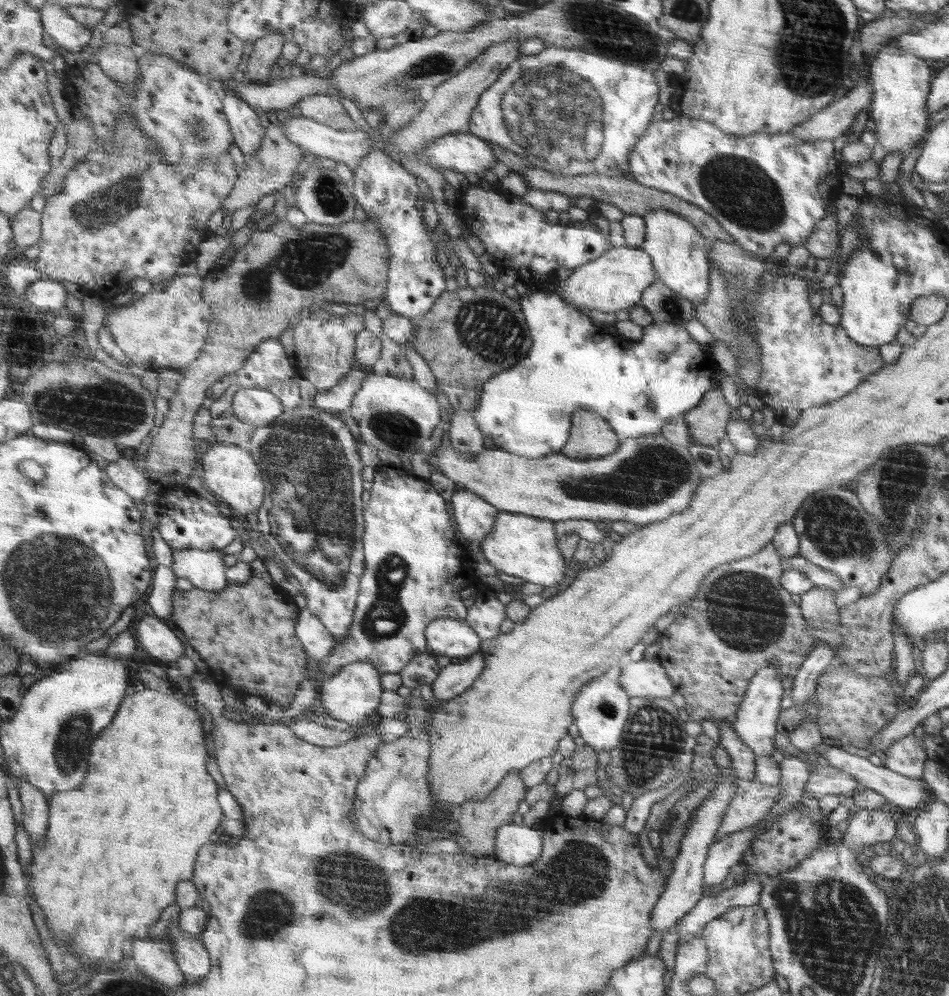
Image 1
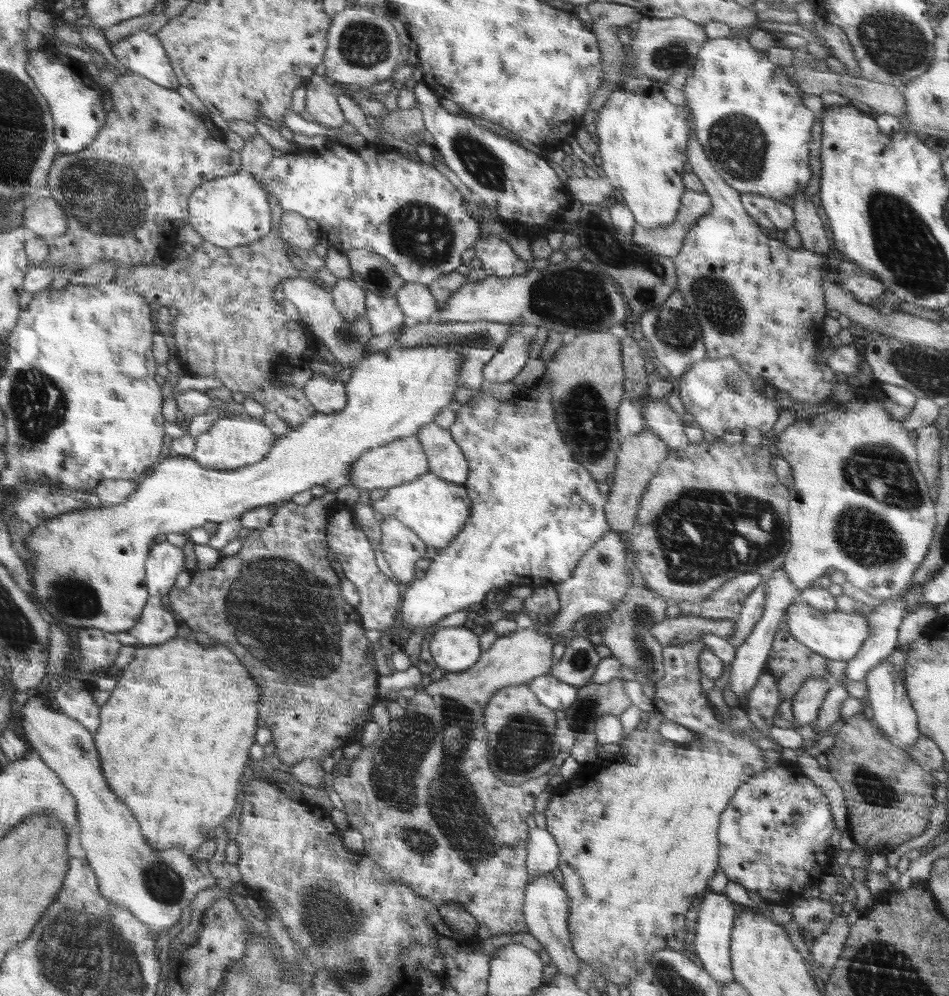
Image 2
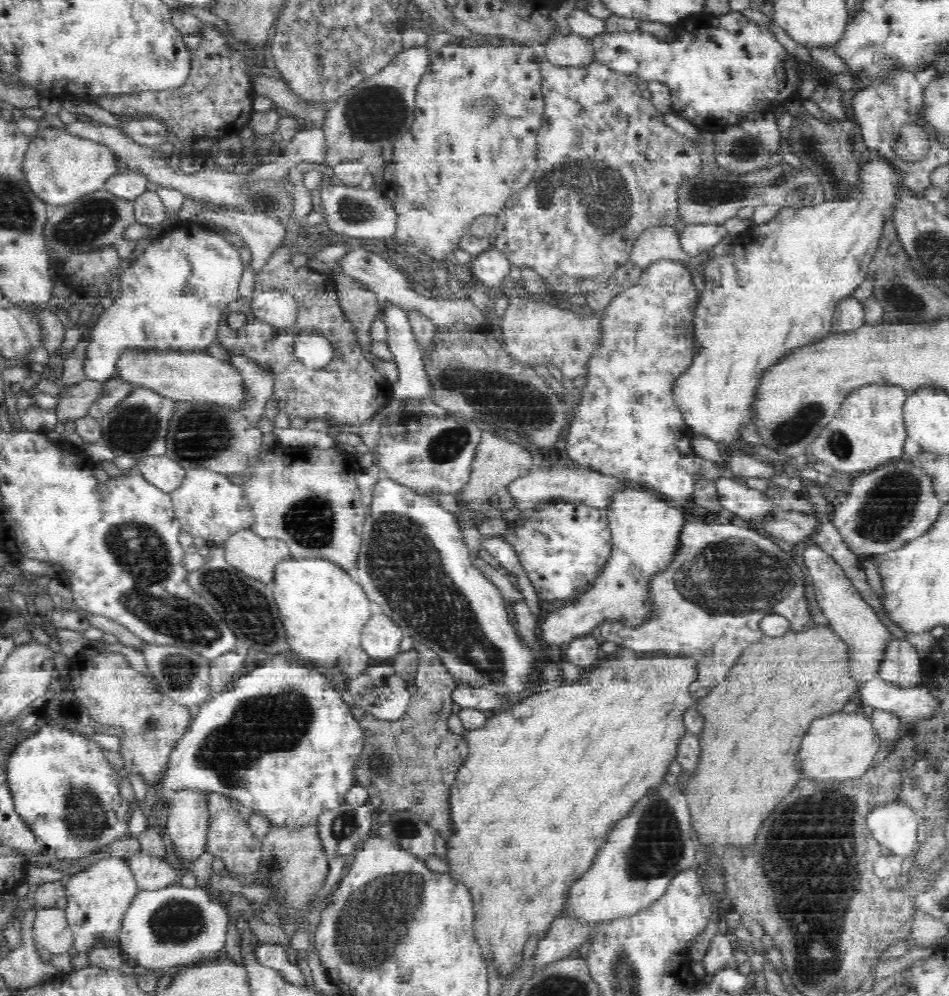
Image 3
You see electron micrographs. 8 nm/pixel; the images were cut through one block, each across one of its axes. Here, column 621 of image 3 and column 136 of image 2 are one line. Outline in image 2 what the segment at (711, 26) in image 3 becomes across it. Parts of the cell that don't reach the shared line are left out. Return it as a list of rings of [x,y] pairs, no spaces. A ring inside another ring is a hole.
[[[141,31],[112,45],[119,62],[166,88],[180,88],[181,82],[167,49],[157,35]]]

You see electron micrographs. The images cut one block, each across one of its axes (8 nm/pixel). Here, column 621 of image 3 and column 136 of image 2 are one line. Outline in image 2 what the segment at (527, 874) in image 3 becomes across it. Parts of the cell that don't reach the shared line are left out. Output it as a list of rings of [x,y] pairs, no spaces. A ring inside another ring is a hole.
[[[176,636],[169,643],[161,646],[138,648],[133,660],[129,661],[130,665],[124,670],[118,686],[102,707],[102,725],[100,725],[98,733],[95,734],[95,742],[98,744],[100,754],[102,754],[106,780],[110,780],[110,788],[114,788],[114,792],[118,792],[120,800],[124,800],[134,810],[134,814],[138,816],[138,820],[142,822],[142,830],[146,832],[146,838],[150,840],[150,846],[154,846],[158,850],[180,848],[190,855],[195,855],[210,839],[208,832],[212,828],[215,829],[220,824],[228,823],[229,816],[234,814],[236,804],[238,804],[238,796],[242,792],[244,764],[248,760],[248,750],[254,742],[254,732],[258,728],[258,710],[256,710],[258,688],[256,688],[253,677],[248,676],[248,672],[244,670],[245,666],[242,665],[238,656],[230,648],[225,645],[204,648],[199,643],[197,640],[188,640],[188,638]]]

